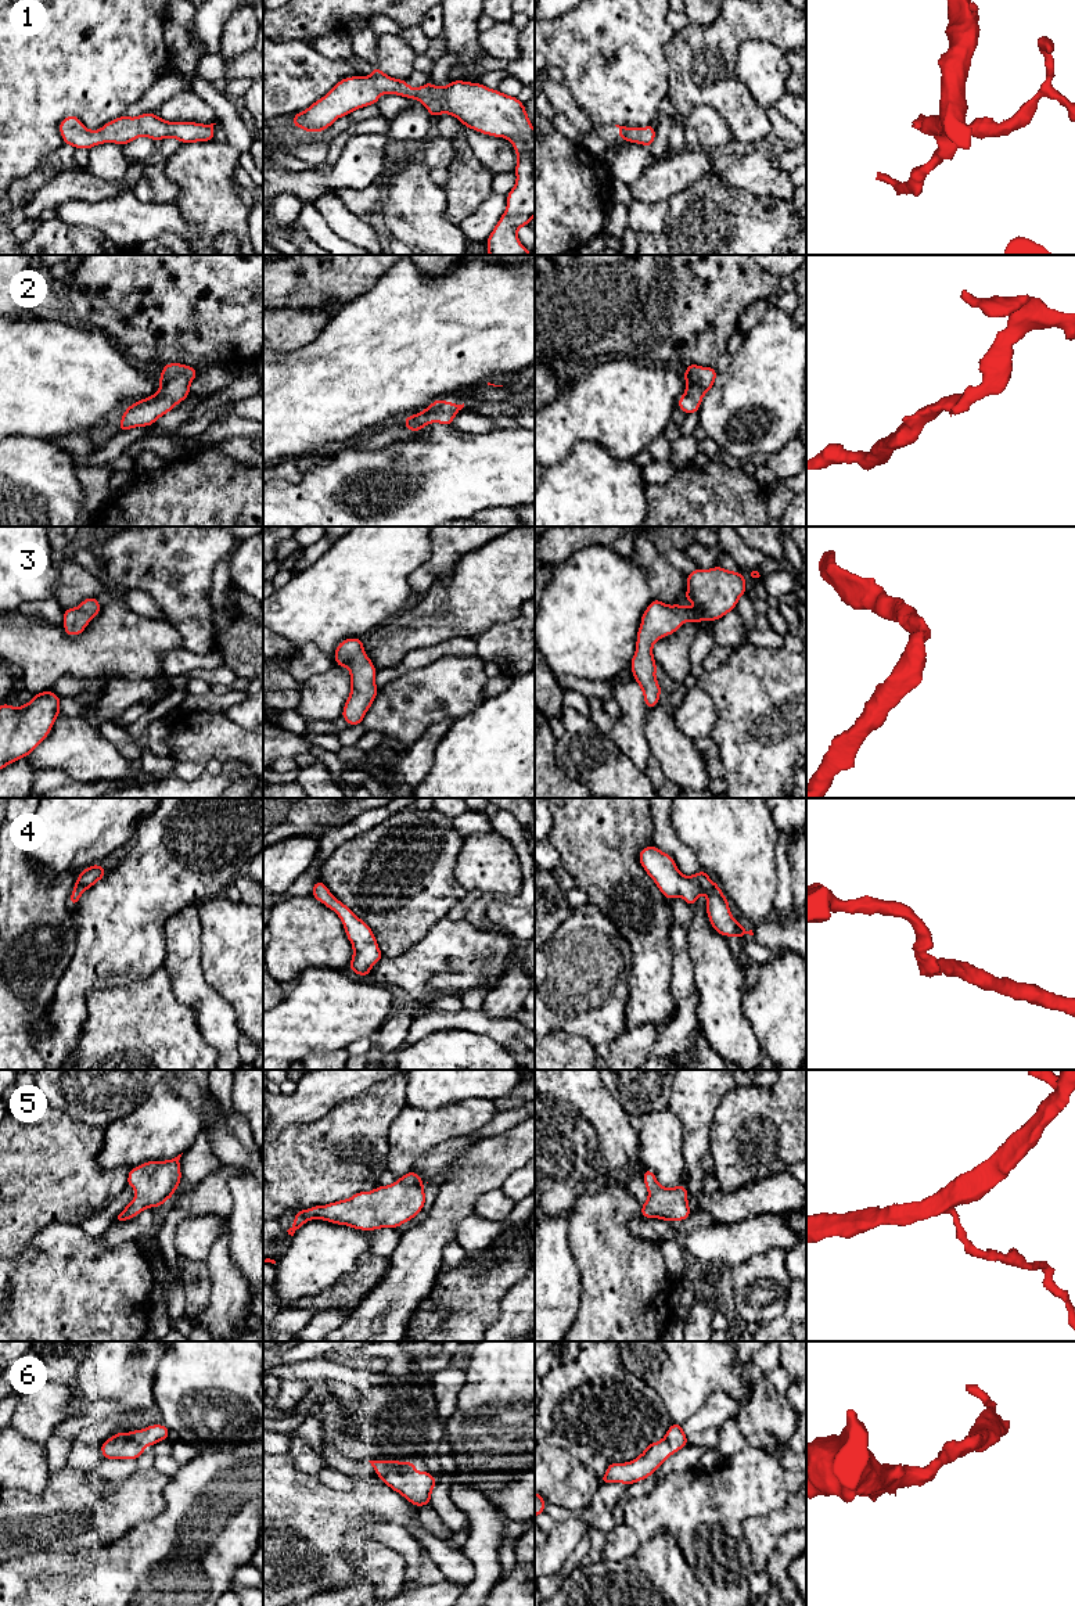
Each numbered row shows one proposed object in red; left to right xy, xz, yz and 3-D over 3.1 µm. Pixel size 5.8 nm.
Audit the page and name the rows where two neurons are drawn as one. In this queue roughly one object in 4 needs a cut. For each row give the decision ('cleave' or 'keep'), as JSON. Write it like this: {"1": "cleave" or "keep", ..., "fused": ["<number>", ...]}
{"1": "keep", "2": "keep", "3": "keep", "4": "keep", "5": "keep", "6": "keep", "fused": []}

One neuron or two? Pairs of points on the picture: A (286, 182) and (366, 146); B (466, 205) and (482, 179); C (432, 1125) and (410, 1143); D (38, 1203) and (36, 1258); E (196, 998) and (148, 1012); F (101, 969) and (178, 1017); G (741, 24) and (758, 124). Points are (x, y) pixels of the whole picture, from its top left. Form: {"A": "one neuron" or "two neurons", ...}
{"A": "one neuron", "B": "one neuron", "C": "one neuron", "D": "two neurons", "E": "two neurons", "F": "two neurons", "G": "one neuron"}

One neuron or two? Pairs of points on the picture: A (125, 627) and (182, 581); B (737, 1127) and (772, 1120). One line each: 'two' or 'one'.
A: two
B: one

